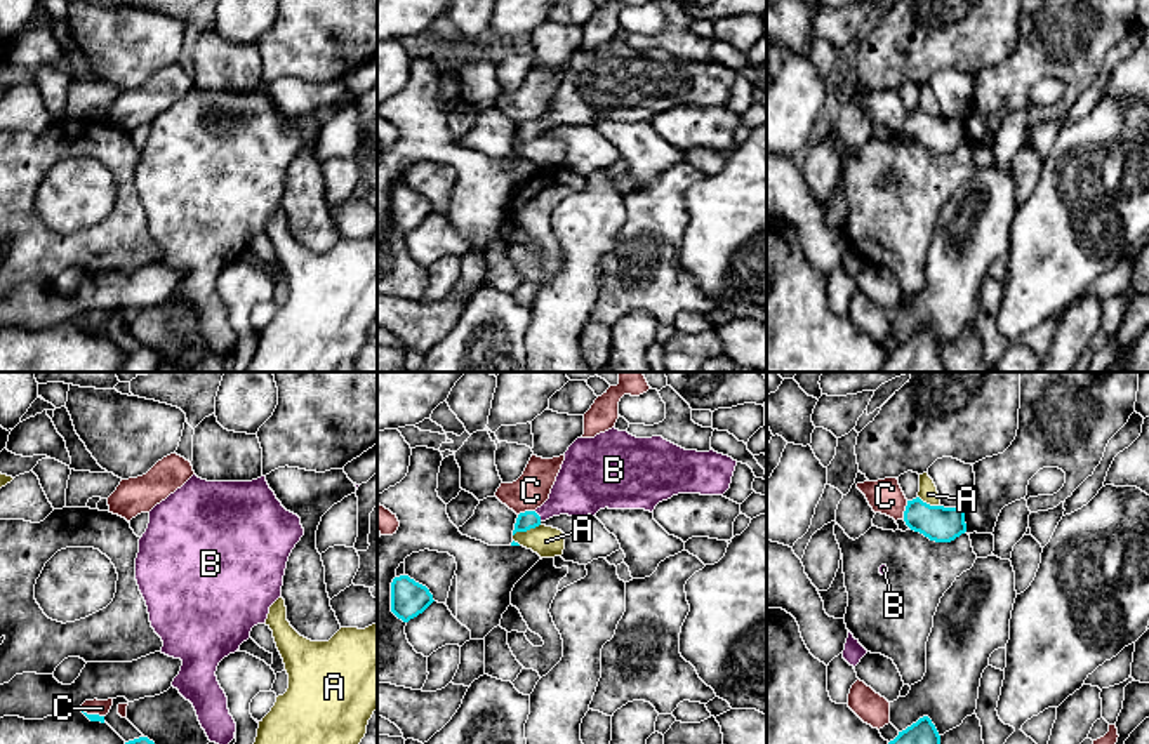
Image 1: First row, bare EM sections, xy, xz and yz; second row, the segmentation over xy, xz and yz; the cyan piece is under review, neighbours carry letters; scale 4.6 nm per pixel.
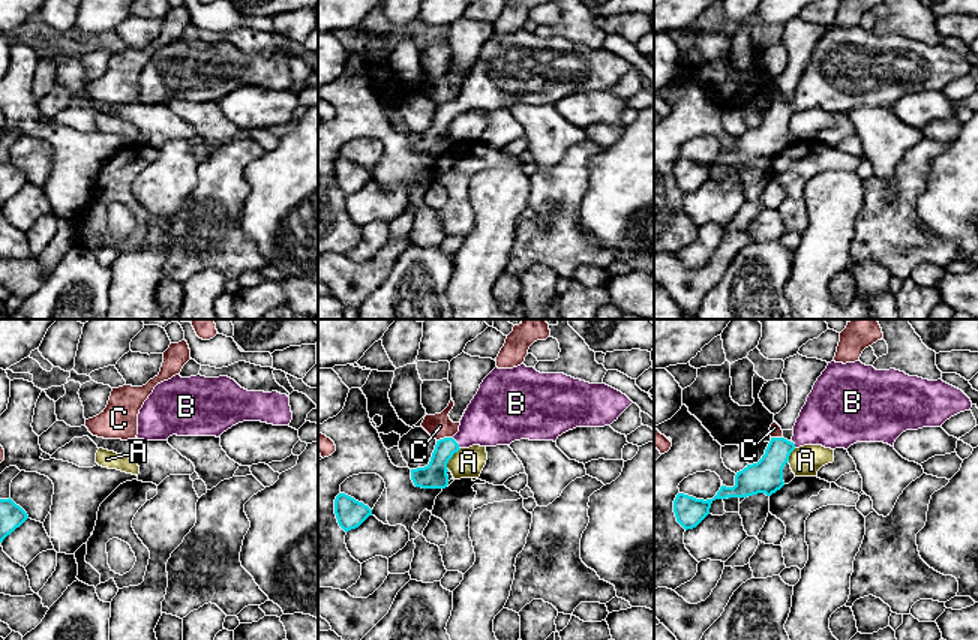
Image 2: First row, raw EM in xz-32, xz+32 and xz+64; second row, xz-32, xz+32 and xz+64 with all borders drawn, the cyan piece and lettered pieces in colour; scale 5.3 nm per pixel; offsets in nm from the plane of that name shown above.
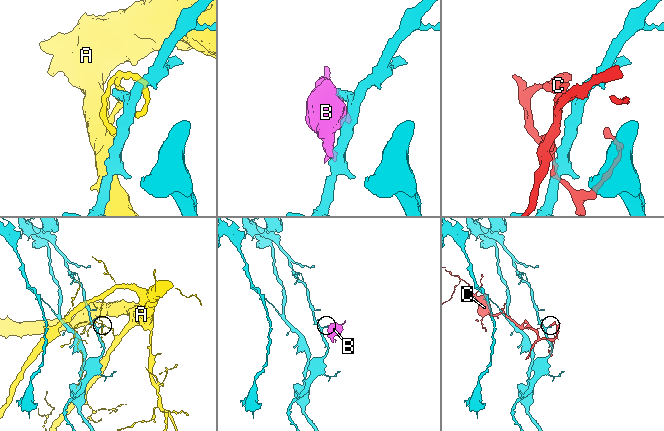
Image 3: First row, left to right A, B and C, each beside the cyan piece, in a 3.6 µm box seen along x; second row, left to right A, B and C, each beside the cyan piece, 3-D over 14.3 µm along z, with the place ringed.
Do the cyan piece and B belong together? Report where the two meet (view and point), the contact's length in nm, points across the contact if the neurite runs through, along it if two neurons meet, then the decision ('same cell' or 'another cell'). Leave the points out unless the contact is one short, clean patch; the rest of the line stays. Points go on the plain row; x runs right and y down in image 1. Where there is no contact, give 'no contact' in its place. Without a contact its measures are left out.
xz (539, 127) | 60 nm | across xz (527, 131), (539, 127), (583, 98) | same cell

